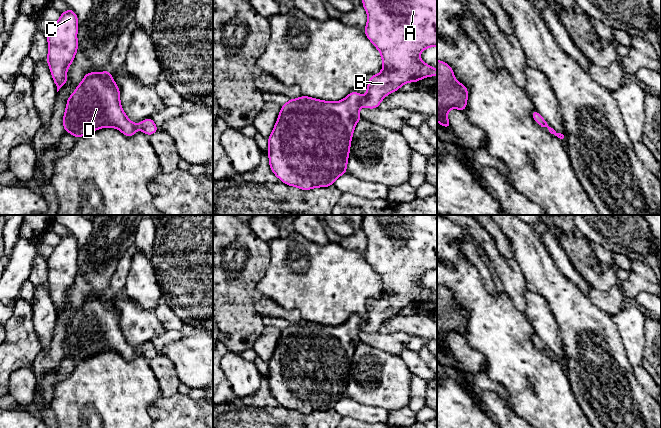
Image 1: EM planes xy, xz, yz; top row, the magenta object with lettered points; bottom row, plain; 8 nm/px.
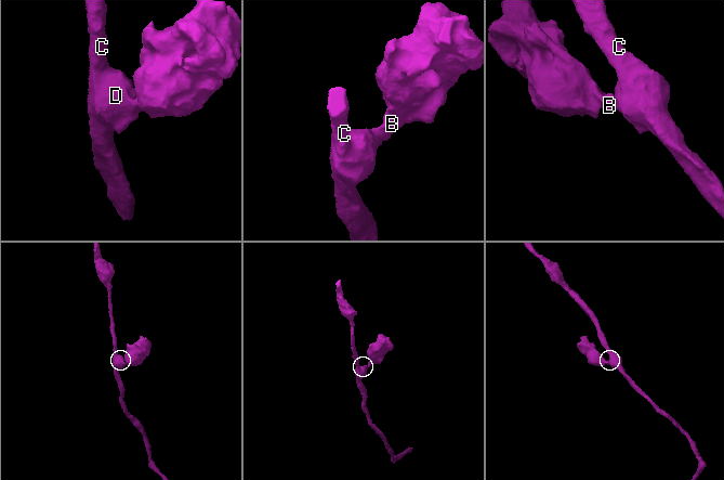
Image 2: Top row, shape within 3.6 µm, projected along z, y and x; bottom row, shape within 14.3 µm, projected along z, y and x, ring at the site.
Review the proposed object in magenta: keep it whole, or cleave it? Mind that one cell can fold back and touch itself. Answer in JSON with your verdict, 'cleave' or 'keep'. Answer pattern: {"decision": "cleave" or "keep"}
{"decision": "keep"}

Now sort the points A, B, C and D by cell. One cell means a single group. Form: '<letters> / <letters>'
A B C D

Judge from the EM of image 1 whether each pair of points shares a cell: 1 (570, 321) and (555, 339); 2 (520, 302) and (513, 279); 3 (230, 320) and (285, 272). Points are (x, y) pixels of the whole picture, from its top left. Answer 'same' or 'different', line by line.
1: different
2: same
3: different

